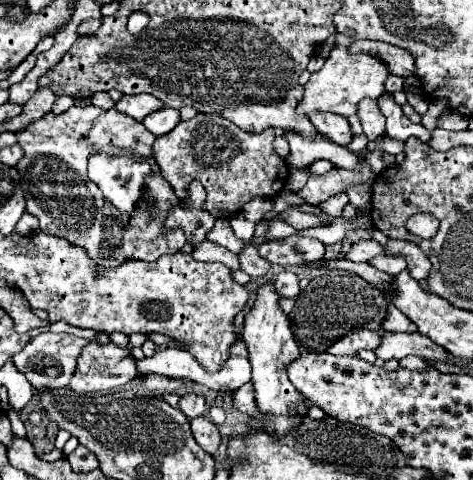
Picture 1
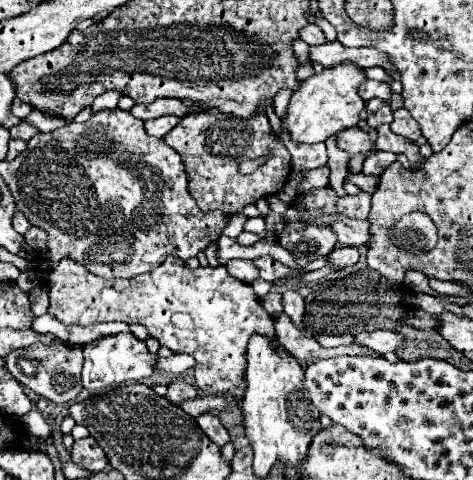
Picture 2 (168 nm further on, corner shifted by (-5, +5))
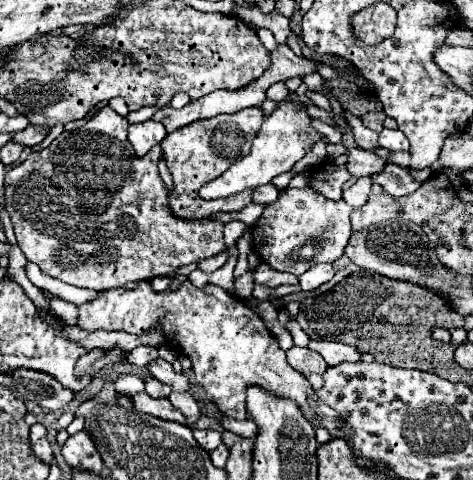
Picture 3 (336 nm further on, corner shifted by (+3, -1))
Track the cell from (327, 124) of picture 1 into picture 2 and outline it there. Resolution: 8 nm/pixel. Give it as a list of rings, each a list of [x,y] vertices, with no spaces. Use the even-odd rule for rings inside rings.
[[[352,126],[352,128],[346,128],[346,130],[340,130],[338,134],[334,134],[336,138],[336,144],[338,148],[346,150],[350,156],[354,154],[360,154],[360,152],[370,152],[372,150],[372,140],[368,136],[368,132],[364,132],[362,128],[358,126]]]

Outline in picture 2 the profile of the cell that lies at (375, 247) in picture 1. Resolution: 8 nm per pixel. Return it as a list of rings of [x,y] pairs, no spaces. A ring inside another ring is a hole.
[[[336,248],[336,250],[330,252],[330,260],[340,268],[356,264],[358,258],[360,258],[360,250],[358,248]]]

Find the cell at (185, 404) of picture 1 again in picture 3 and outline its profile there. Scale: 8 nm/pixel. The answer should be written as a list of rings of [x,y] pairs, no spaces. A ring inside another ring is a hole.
[[[146,376],[144,378],[144,386],[146,386],[146,394],[150,394],[152,398],[168,398],[170,392],[172,392],[166,384],[156,380],[154,376]]]

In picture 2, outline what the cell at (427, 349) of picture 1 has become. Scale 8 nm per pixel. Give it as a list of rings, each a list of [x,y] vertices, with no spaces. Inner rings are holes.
[[[376,330],[376,332],[358,334],[356,342],[372,348],[374,352],[386,354],[386,352],[394,352],[396,348],[400,348],[404,344],[404,338],[402,338],[402,334],[392,332],[392,330]]]

